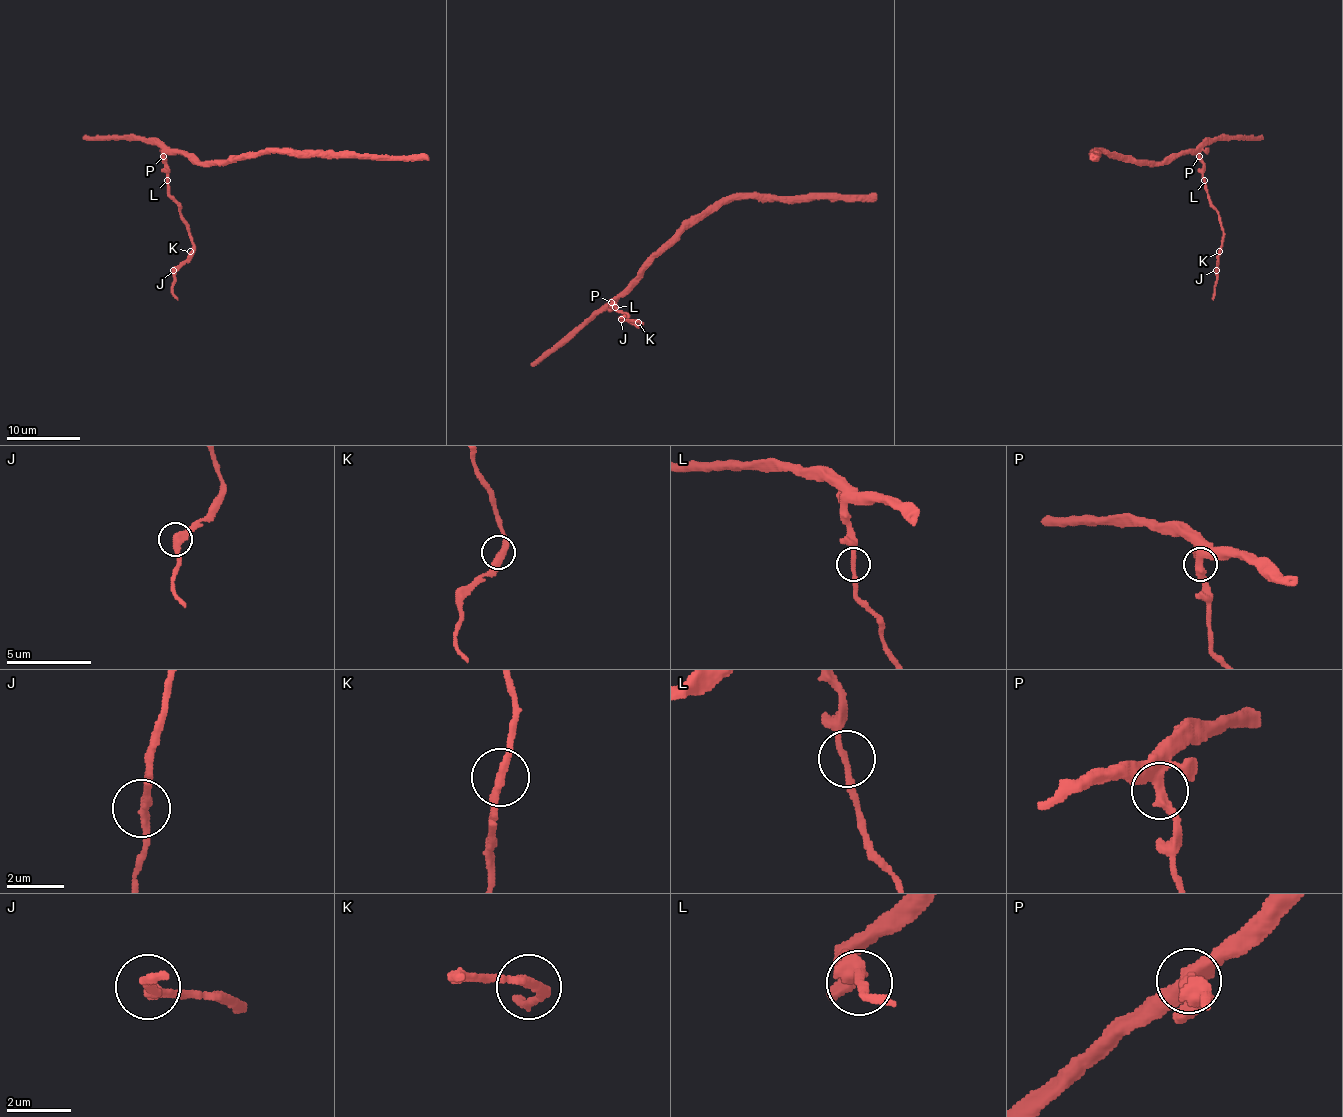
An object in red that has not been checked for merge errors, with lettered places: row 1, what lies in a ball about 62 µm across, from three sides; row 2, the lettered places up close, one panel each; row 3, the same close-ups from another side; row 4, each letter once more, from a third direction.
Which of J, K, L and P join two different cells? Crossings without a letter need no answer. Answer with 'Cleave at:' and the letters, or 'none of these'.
Cleave at: P

